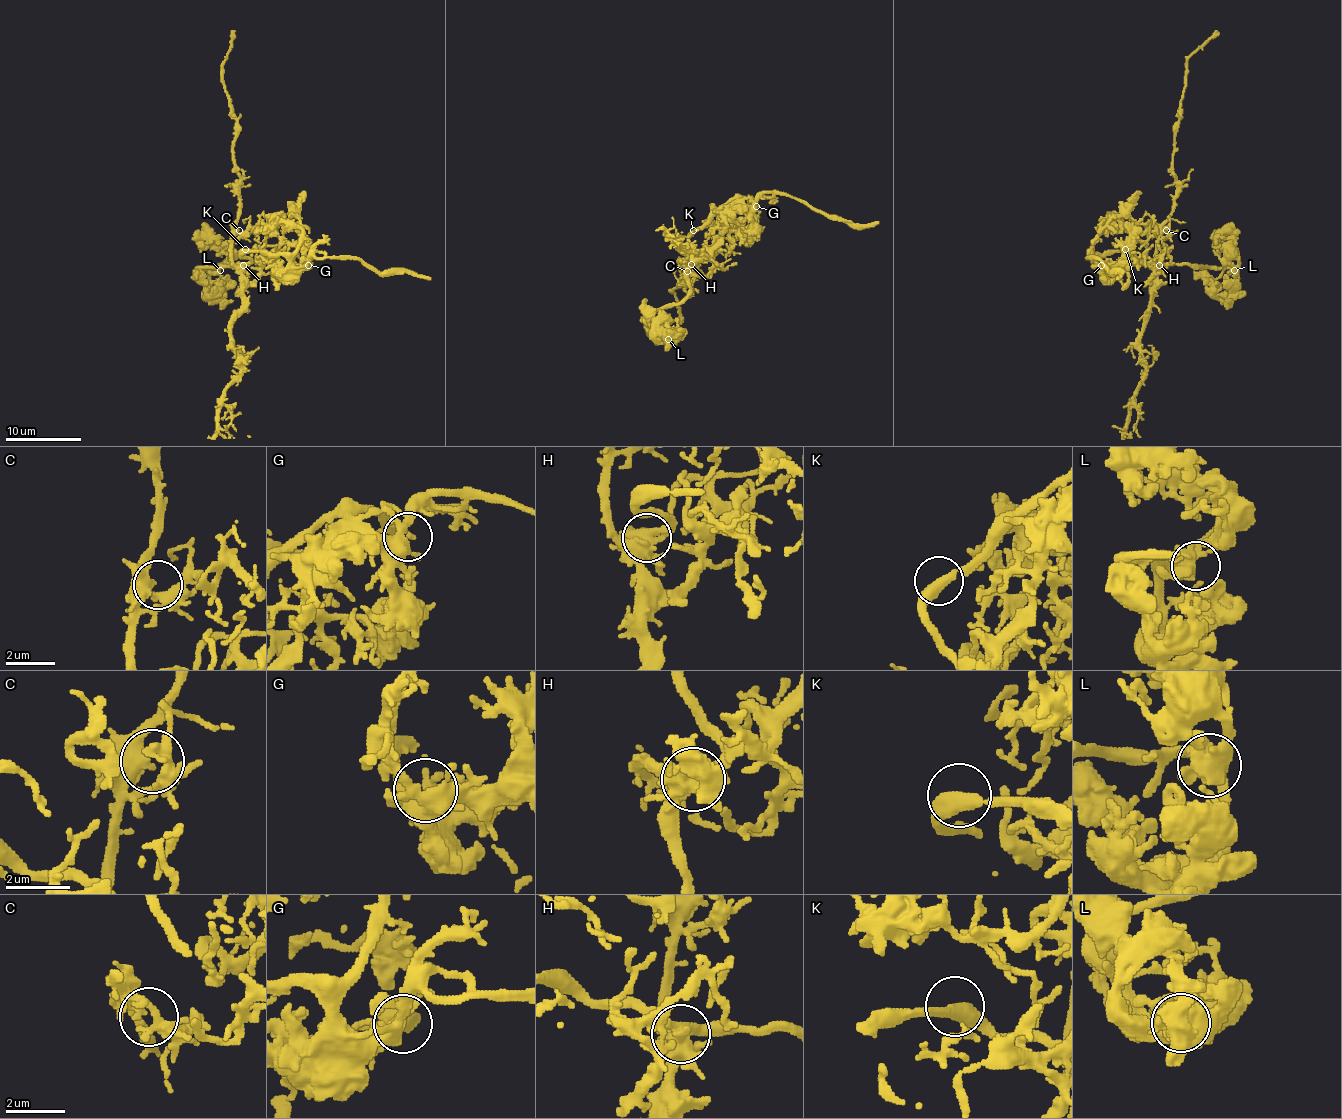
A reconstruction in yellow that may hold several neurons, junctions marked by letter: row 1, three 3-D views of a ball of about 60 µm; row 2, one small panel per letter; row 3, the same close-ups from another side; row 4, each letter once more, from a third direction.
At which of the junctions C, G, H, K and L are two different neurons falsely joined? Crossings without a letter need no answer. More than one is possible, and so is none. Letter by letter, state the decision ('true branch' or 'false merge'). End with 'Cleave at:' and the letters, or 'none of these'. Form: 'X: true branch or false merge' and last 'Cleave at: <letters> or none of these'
C: true branch
G: true branch
H: false merge
K: true branch
L: true branch
Cleave at: H

